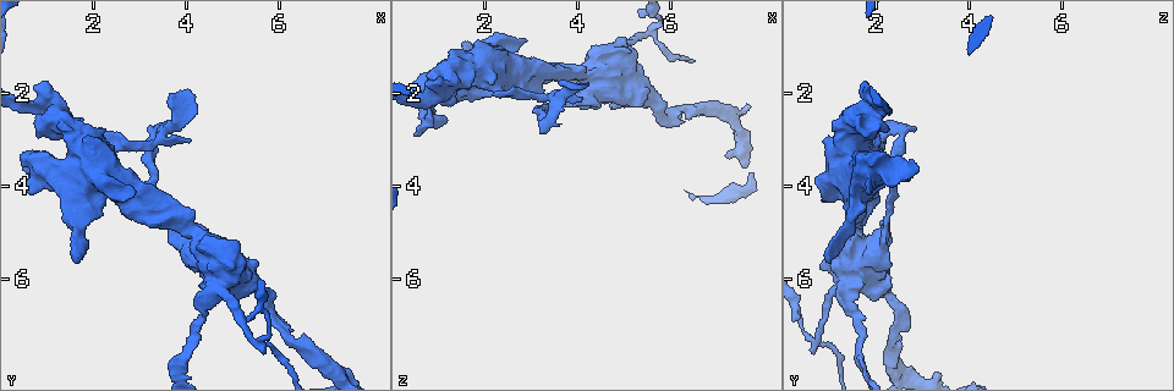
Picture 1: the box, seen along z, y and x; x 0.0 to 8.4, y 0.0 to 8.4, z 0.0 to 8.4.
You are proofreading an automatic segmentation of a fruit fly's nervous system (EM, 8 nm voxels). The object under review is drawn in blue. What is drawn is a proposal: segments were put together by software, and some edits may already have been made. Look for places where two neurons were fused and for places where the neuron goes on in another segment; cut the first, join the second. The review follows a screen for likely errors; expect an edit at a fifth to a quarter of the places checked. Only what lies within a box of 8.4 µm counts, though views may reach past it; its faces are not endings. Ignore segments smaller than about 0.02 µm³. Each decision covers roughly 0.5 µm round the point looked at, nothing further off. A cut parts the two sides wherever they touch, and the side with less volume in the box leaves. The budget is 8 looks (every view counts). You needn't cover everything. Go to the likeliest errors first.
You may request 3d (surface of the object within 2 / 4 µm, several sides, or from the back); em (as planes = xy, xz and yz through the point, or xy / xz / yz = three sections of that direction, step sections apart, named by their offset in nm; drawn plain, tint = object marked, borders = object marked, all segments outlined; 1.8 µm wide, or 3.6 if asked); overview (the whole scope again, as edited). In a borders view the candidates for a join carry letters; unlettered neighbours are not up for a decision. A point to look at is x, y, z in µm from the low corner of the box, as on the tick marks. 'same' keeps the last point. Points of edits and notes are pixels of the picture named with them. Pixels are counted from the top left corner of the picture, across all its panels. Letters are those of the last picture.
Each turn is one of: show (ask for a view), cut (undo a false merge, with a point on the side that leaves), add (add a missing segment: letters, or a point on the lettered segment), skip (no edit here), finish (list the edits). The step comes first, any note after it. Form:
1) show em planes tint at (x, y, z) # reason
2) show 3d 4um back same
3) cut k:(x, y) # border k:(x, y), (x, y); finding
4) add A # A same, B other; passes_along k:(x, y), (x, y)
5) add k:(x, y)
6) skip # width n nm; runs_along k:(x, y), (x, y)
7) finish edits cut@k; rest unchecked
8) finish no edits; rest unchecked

show em yz step 8 tint at (3.45, 2.90, 2.10)

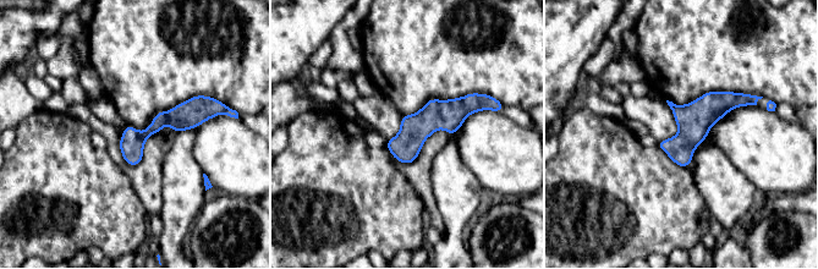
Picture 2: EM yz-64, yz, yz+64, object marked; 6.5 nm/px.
show em yz step 8 borders same

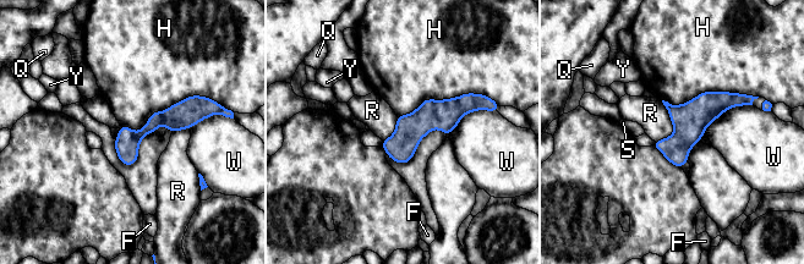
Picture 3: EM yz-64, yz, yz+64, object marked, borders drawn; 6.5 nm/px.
skip # width 160 nm; F other, H other, Q other, R other, S other, W other, Y other; runs_along 3:(740, 98), (656, 143); all the same neuron

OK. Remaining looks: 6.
show em yz step 8 borders at (1.70, 5.60, 1.00) # branch stops here

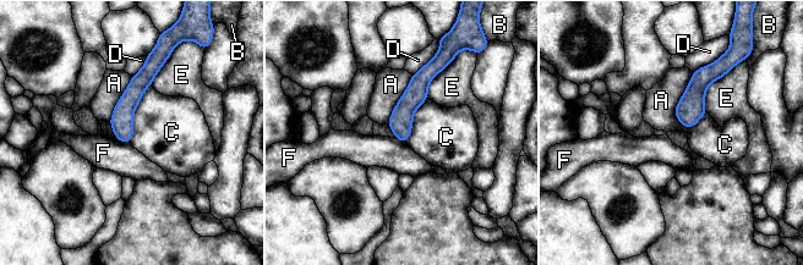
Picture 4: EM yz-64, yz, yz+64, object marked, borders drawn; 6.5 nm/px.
show em planes borders same

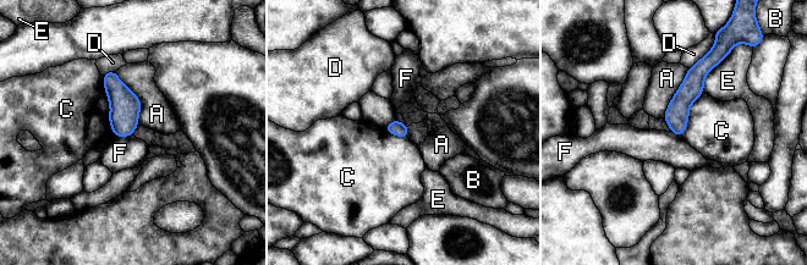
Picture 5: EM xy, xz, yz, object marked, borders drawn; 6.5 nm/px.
skip # A other, B other, C other, D other, E other, F other; border 5:(132, 134), (115, 137); no lettered segment goes on from it

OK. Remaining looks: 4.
show em yz step 16 plain at (4.45, 5.30, 1.80) # abrupt turn

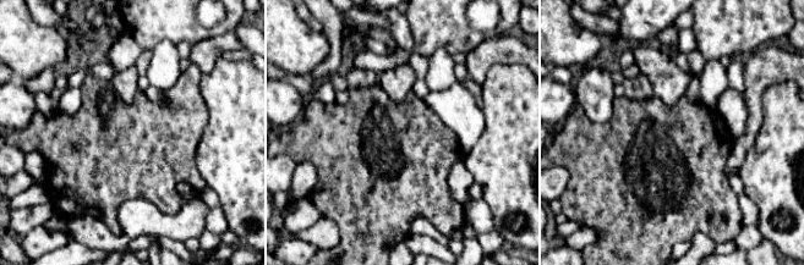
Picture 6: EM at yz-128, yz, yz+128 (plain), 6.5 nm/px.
show em yz step 16 borders same

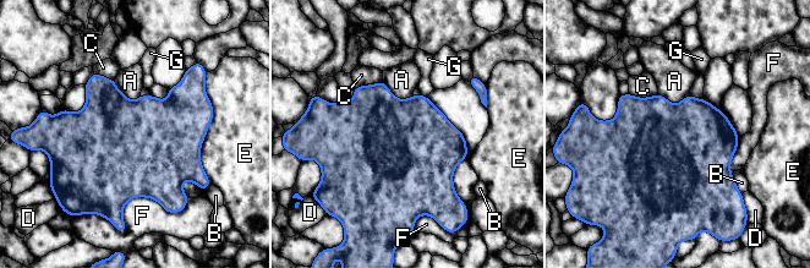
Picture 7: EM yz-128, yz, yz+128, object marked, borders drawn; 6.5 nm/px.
skip # A other, B other, C other, D other, E other, F other, G other; border 7:(658, 92), (674, 104), (689, 94); one neuron here

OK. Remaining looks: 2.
finish no edits; rest unchecked

